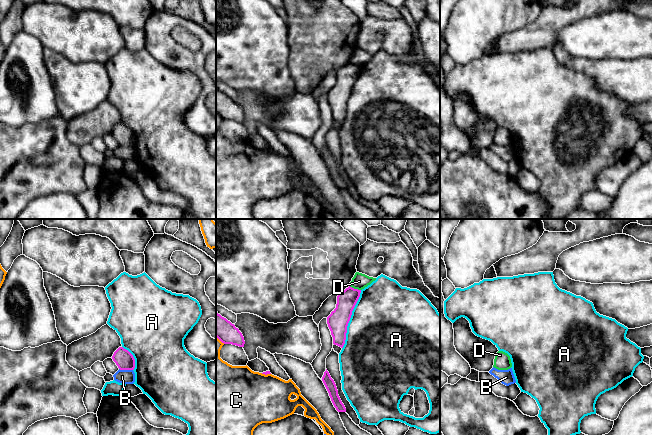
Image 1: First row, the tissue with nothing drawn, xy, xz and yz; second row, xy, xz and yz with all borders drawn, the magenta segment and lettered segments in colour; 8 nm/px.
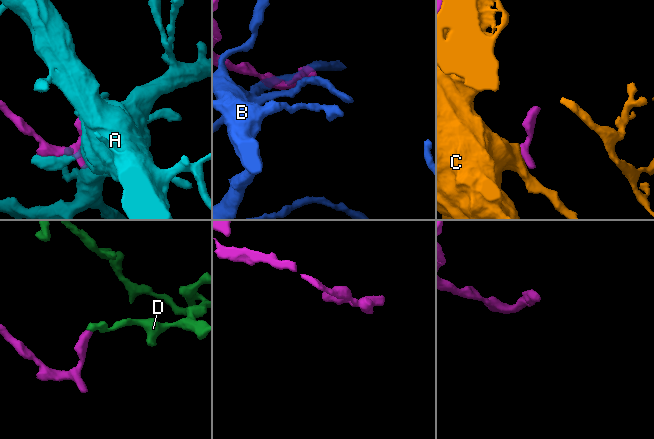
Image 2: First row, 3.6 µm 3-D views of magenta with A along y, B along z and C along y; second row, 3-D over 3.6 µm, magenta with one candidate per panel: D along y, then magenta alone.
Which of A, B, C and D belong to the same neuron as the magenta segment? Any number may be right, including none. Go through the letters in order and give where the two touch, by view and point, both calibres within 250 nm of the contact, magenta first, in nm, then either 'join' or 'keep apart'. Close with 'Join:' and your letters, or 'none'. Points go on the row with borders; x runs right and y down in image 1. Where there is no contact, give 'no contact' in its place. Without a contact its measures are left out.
A: meets magenta in xz at (349, 319); 170 nm thick on the magenta side, 500 nm on the other; keep apart
B: meets magenta in xy at (126, 369); 150 nm thick on the magenta side, 110 nm on the other; keep apart
C: meets magenta in xz at (266, 374); 30 nm thick on the magenta side, 460 nm on the other; keep apart
D: meets magenta in xz at (355, 289); 160 nm thick on the magenta side, 120 nm on the other; keep apart
Join: none

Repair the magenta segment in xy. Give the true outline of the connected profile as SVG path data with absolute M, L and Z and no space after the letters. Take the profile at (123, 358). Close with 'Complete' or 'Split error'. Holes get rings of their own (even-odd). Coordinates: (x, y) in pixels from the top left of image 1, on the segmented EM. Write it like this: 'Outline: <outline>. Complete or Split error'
Outline: M119 347L114 352L112 359L120 370L134 370L135 368L135 359L133 355L123 347Z. Complete

